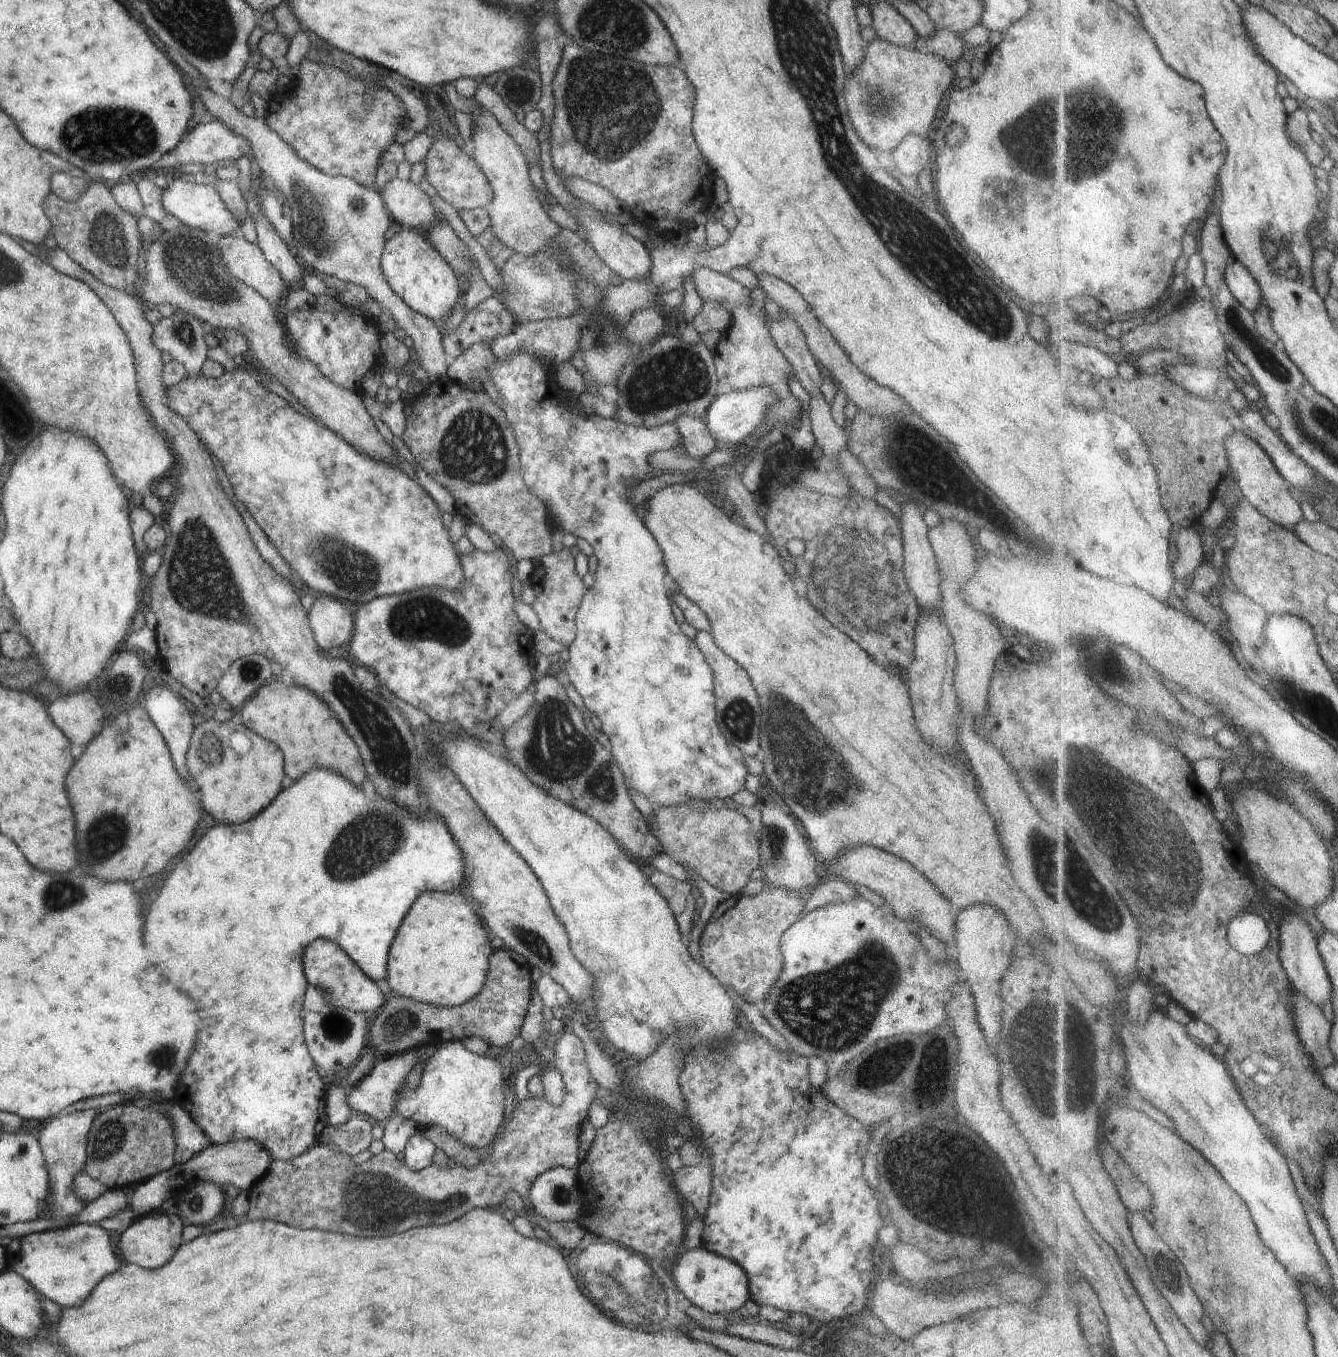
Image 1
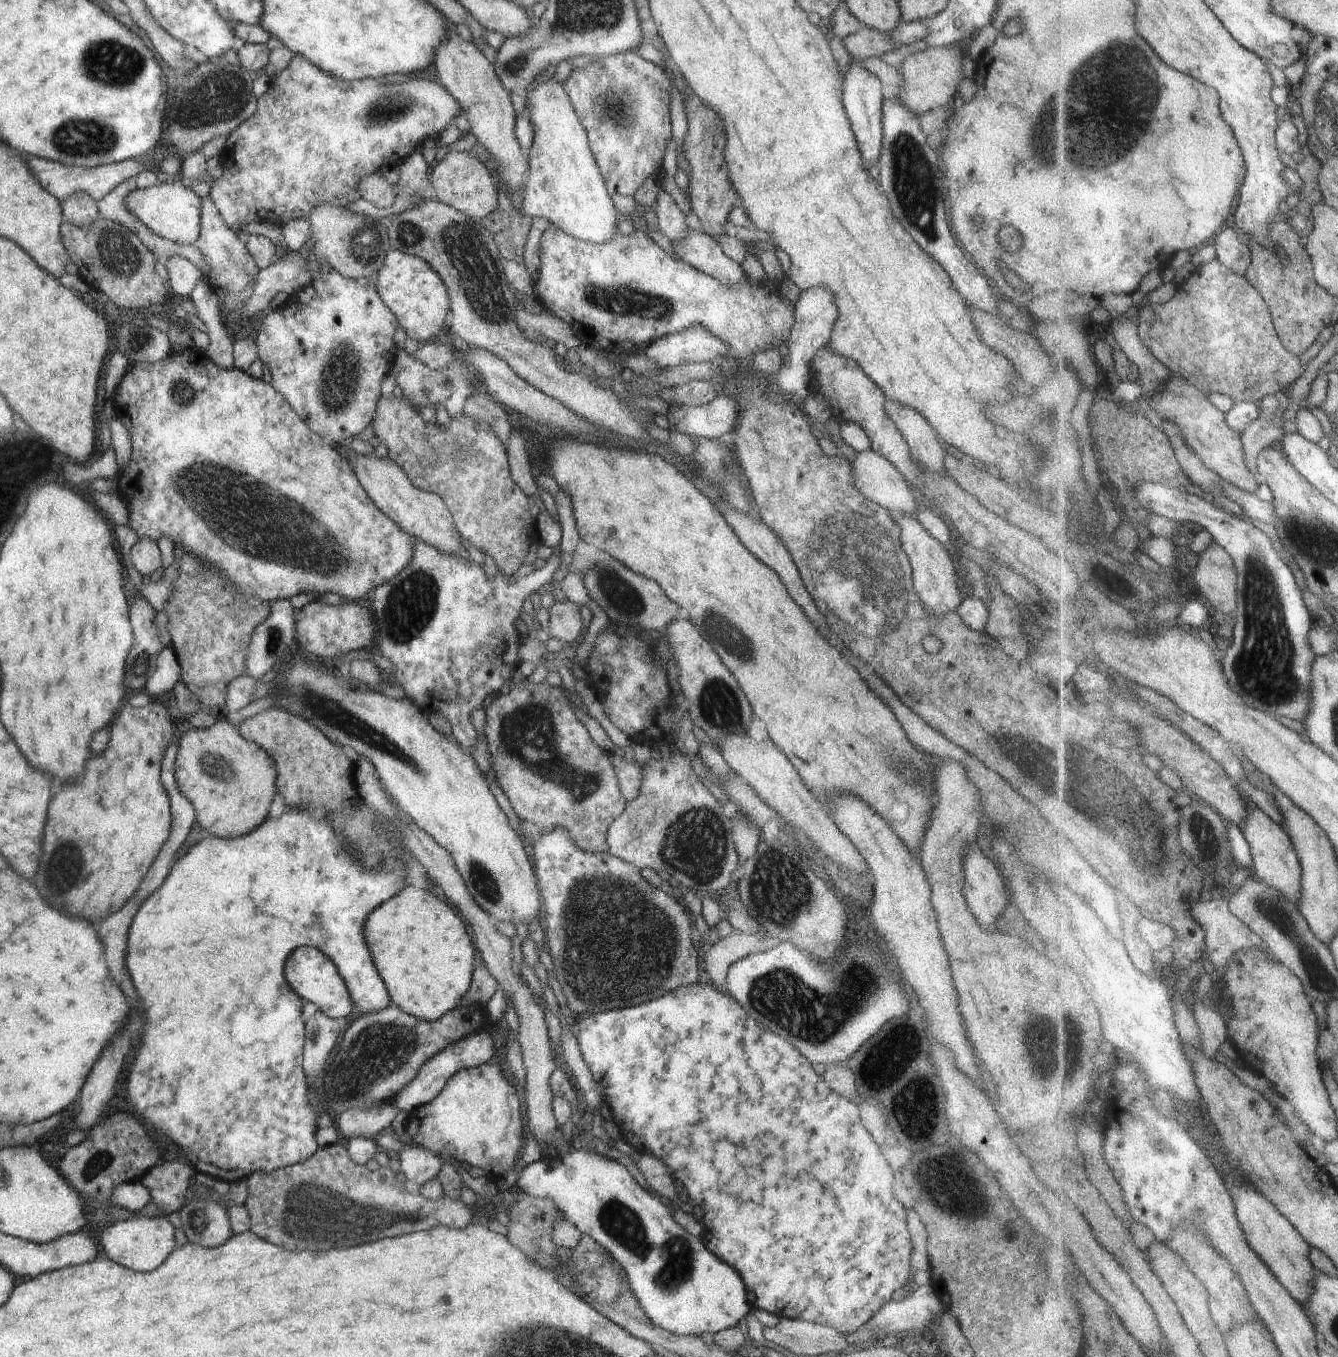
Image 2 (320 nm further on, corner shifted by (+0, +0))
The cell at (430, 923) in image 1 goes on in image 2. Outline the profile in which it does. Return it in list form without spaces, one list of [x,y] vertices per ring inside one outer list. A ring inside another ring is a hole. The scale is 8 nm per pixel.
[[[407,885],[396,896],[367,914],[363,926],[365,944],[392,1004],[406,1014],[428,1022],[438,1020],[460,1006],[459,1002],[470,988],[476,954],[468,934],[465,924],[446,901],[439,900],[430,891]]]

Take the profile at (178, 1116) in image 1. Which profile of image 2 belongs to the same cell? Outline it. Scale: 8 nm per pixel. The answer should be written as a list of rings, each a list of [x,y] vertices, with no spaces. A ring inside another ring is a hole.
[[[184,1162],[166,1163],[161,1168],[149,1168],[140,1182],[149,1190],[151,1200],[162,1212],[179,1212],[186,1202],[188,1179],[194,1172],[194,1167]]]

